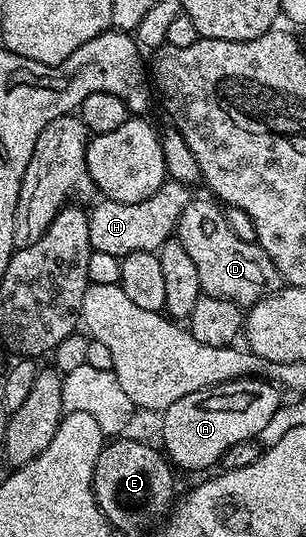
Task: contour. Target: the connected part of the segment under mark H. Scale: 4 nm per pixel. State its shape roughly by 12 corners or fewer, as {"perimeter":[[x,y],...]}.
{"perimeter":[[167,181],[144,201],[99,198],[92,251],[157,252],[191,201]]}

